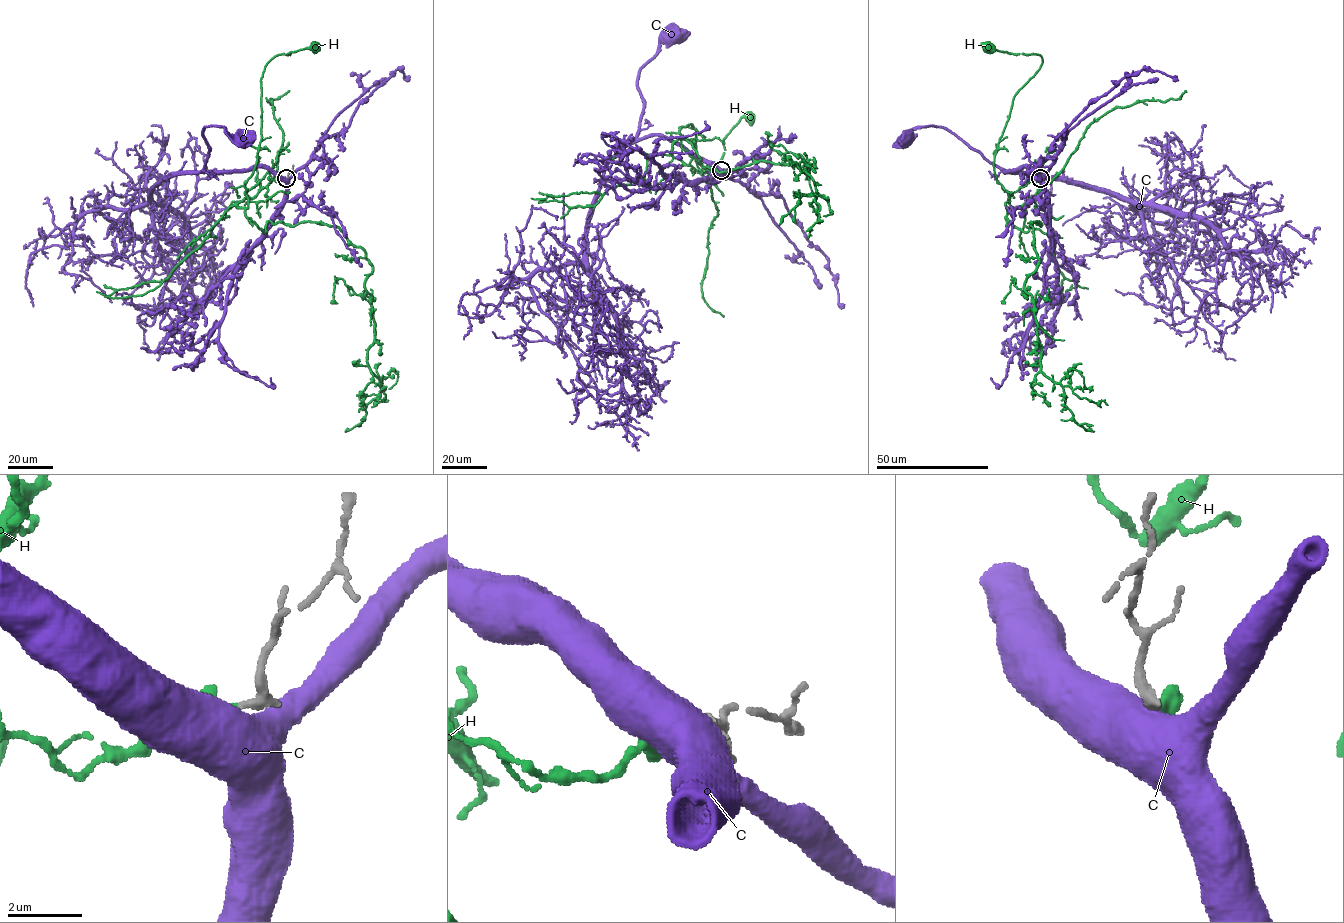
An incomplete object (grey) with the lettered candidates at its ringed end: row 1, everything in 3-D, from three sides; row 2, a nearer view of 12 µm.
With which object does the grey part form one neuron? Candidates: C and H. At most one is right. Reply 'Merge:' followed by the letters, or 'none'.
Merge: H

